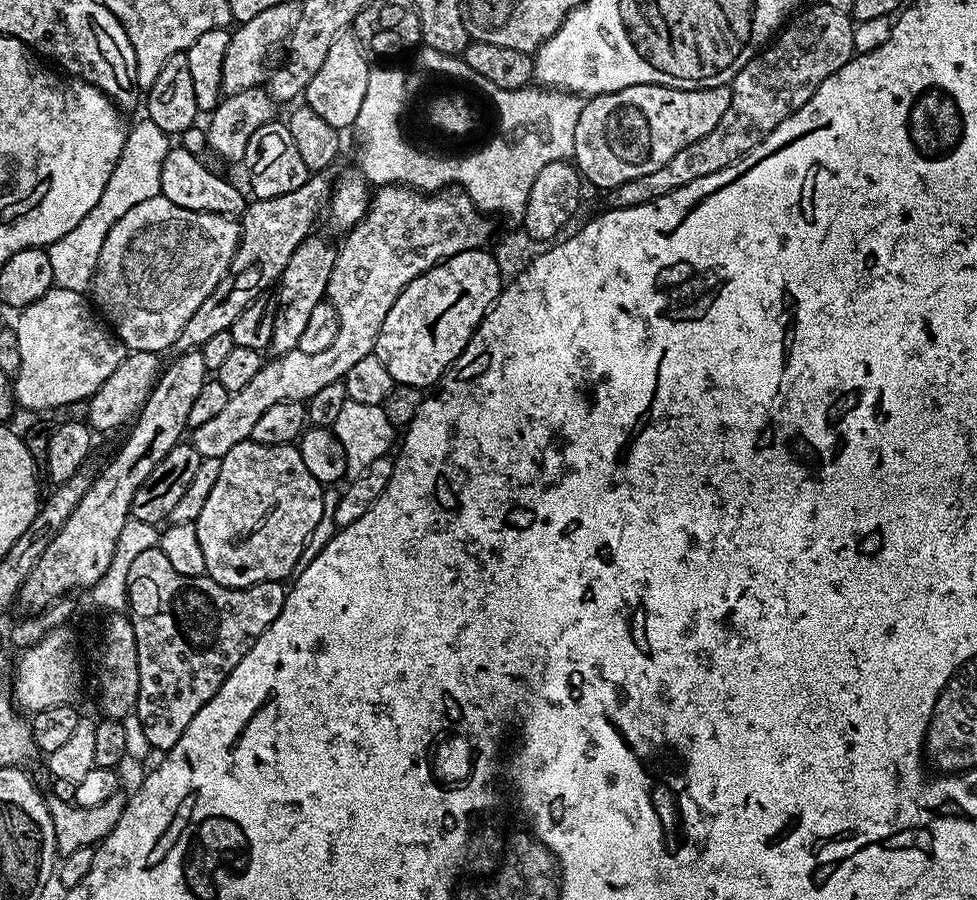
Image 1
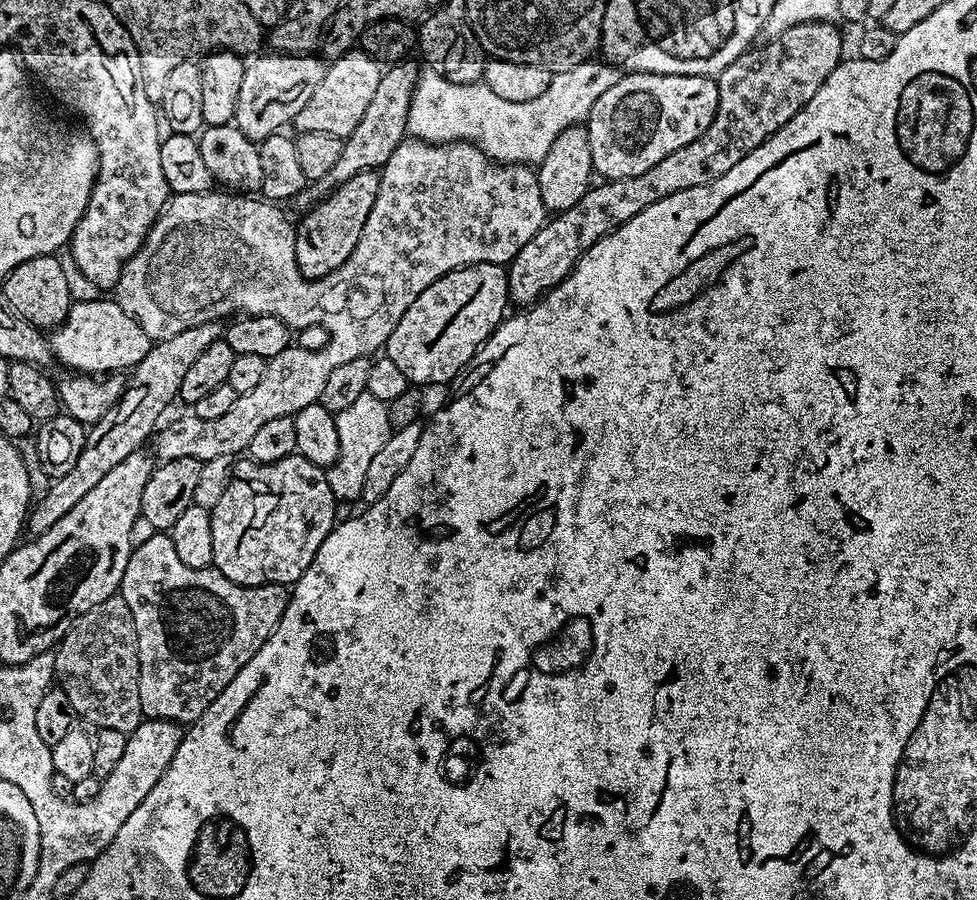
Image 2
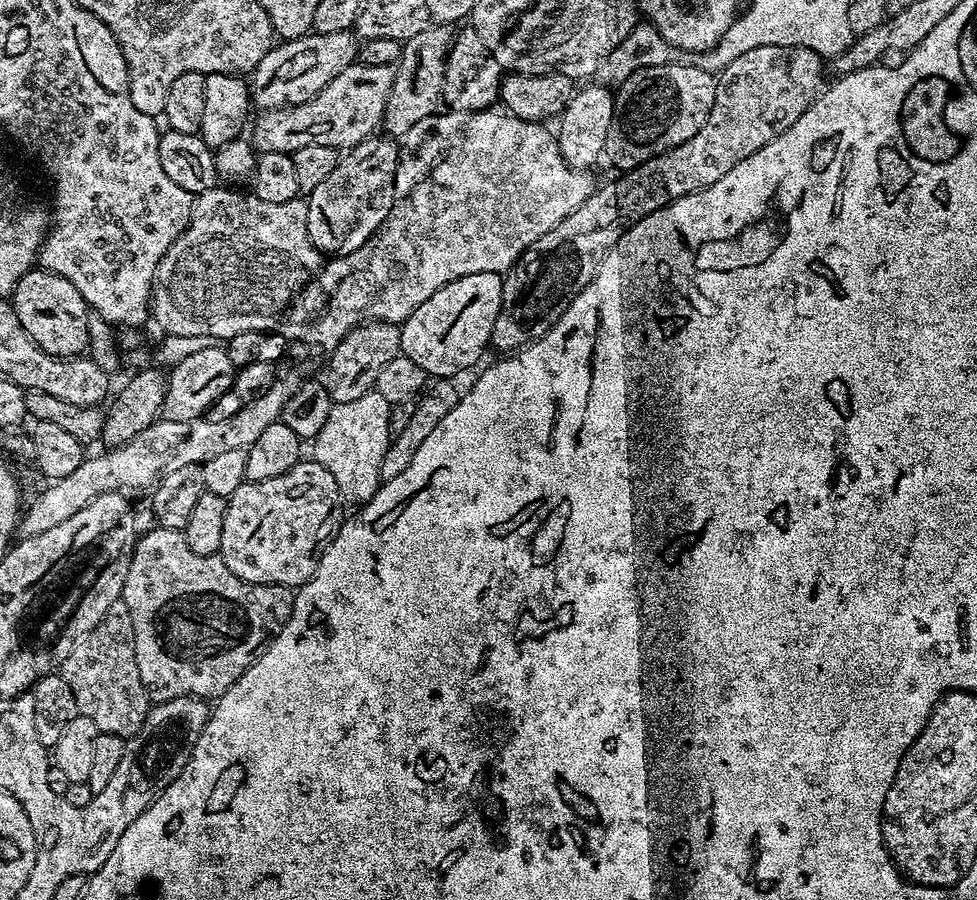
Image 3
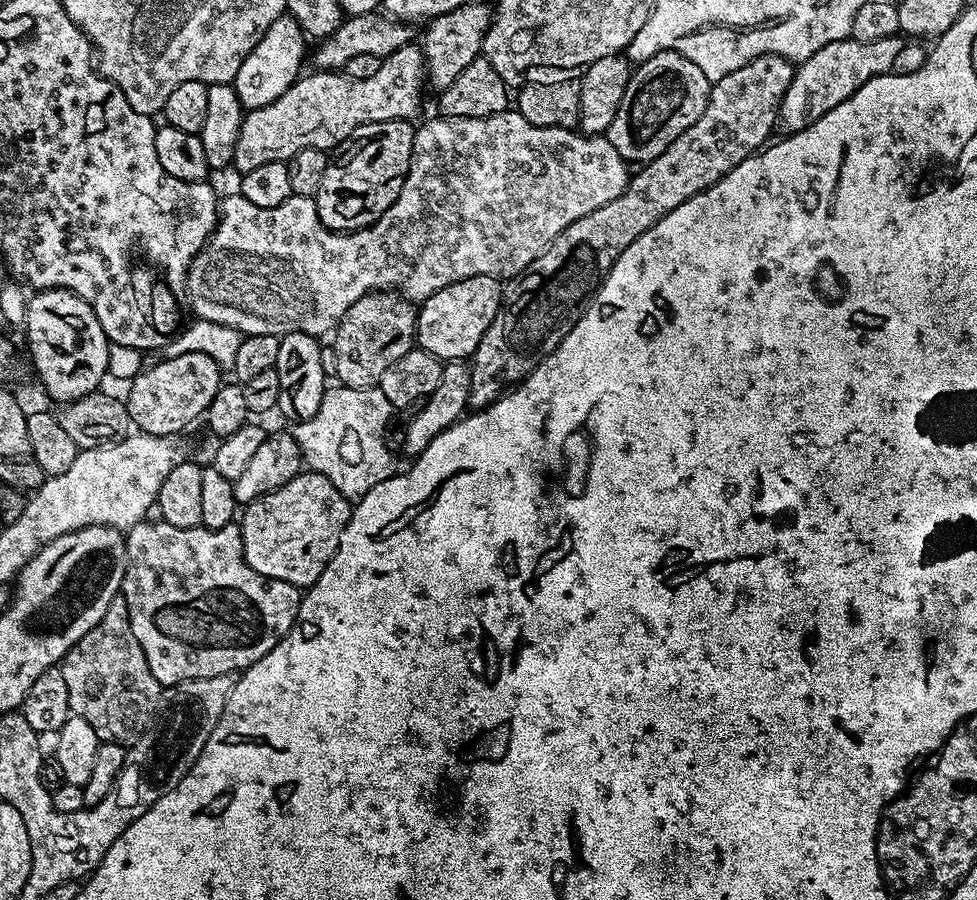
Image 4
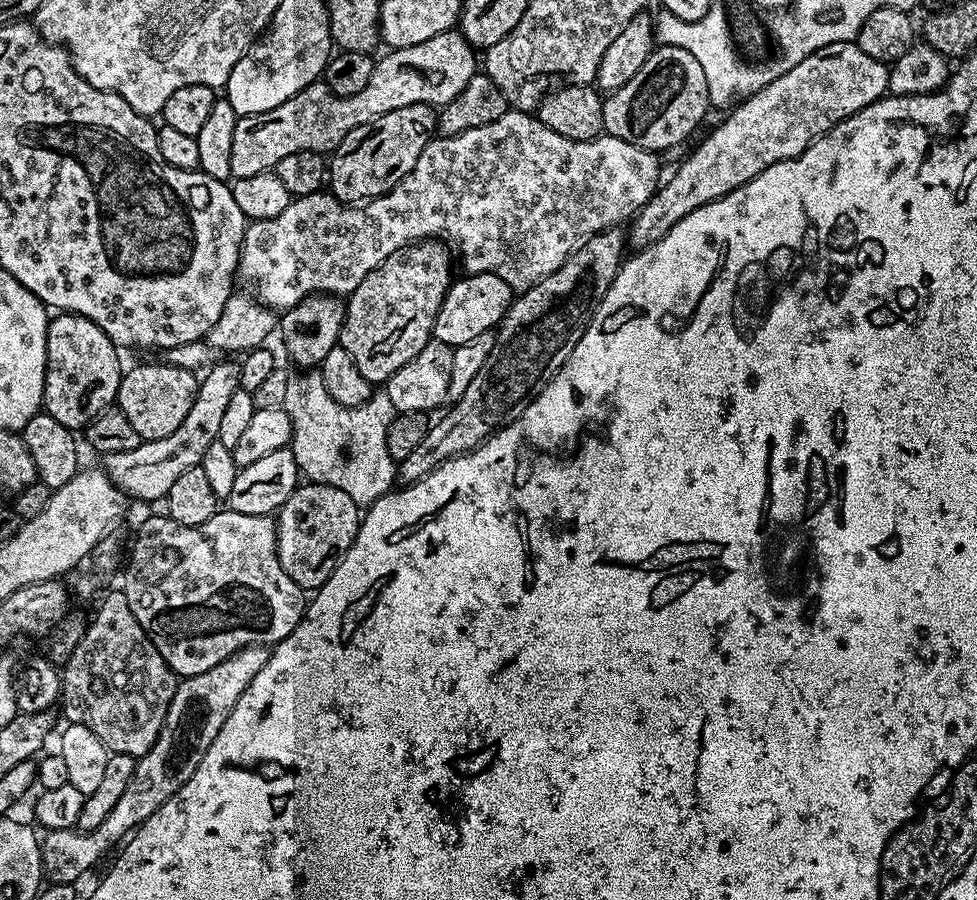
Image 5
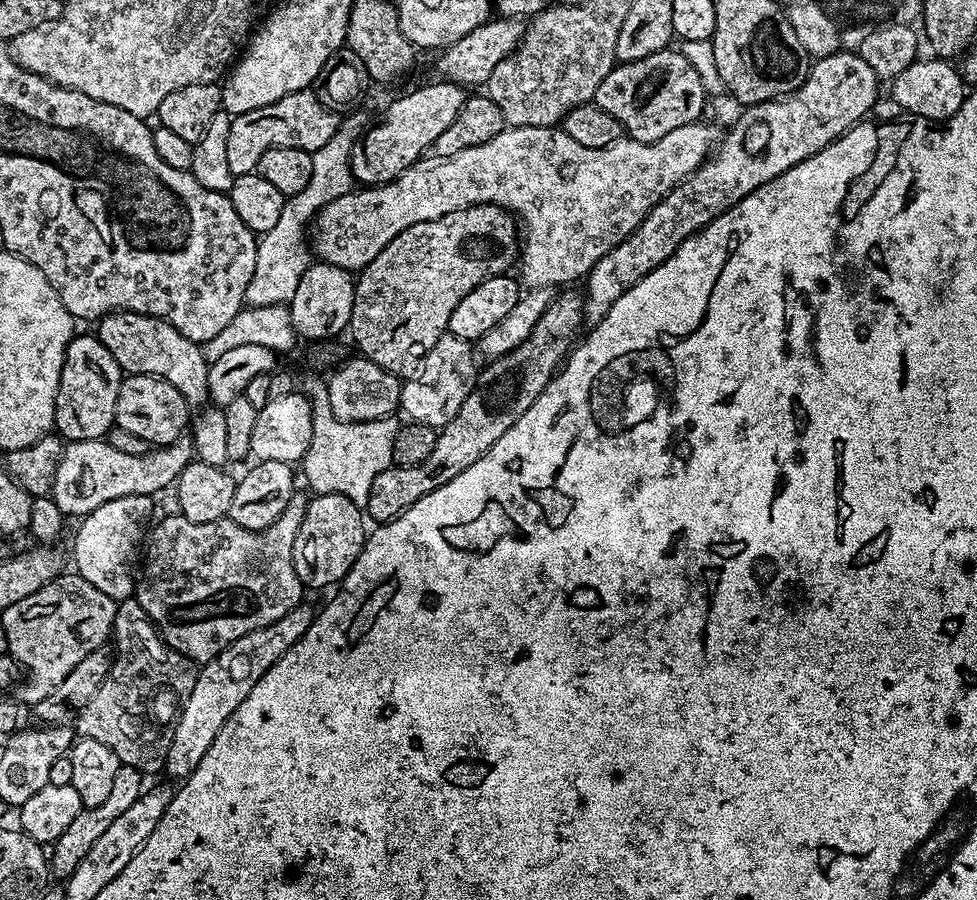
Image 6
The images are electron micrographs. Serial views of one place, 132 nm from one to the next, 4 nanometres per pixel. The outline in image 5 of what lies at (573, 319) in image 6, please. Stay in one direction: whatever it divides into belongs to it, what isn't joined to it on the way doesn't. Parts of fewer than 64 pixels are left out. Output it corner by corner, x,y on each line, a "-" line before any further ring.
619,227
607,228
597,236
591,236
585,240
571,256
562,262
554,274
542,278
534,286
523,289
508,305
504,319
495,329
496,341
494,350
490,350
490,358
482,365
482,370
474,374
474,382
466,386
466,394
458,398
452,405
452,409
429,427
426,438
406,458
402,458
396,465
396,480
401,485
407,486
426,478
438,466
442,466
455,456
461,456
464,452
475,452
484,441
491,438
496,432
505,426
511,426
519,416
530,406
530,402
558,374
558,370
570,358
574,346
582,338
582,334
590,326
592,315
598,310
606,290
614,282
614,278
620,272
620,265
626,256
626,236

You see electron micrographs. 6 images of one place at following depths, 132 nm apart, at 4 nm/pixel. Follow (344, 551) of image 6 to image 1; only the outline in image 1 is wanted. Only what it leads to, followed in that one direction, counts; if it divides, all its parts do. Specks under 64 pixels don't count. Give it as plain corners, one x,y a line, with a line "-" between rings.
249,438
231,447
220,458
218,482
214,482
214,490
210,490
206,506
202,506
202,514
198,514
195,522
207,576
227,588
249,588
267,580
287,581
297,571
308,539
324,520
323,492
314,474
306,470
296,444
266,446

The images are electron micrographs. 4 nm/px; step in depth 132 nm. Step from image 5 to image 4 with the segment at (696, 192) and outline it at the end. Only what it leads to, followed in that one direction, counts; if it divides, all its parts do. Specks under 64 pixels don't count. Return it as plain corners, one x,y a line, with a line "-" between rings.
899,35
890,38
878,38
878,42
858,42
854,39
830,42
830,46
822,46
810,58
799,61
793,71
792,81
780,103
780,120
784,132
791,134
801,132
806,126
818,122
822,114
834,110
846,98
850,98
863,84
876,76
891,73
892,63
902,50
905,41

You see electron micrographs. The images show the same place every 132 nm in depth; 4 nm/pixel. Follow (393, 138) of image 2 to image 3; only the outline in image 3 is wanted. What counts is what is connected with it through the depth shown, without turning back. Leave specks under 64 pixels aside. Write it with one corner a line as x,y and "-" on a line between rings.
451,27
422,30
414,38
403,41
400,58
394,67
394,86
390,86
390,98
386,98
386,108
382,128
393,138
402,138
422,118
433,115
442,104
442,82
446,74
446,58
452,45
454,32

